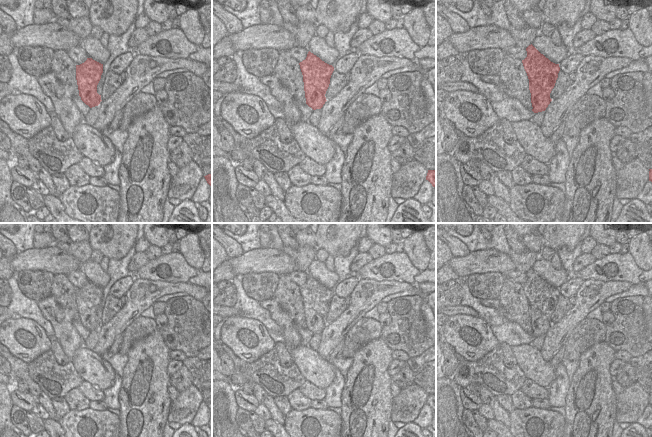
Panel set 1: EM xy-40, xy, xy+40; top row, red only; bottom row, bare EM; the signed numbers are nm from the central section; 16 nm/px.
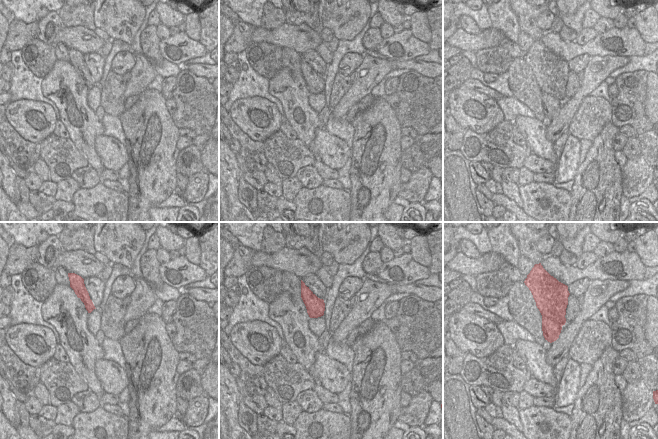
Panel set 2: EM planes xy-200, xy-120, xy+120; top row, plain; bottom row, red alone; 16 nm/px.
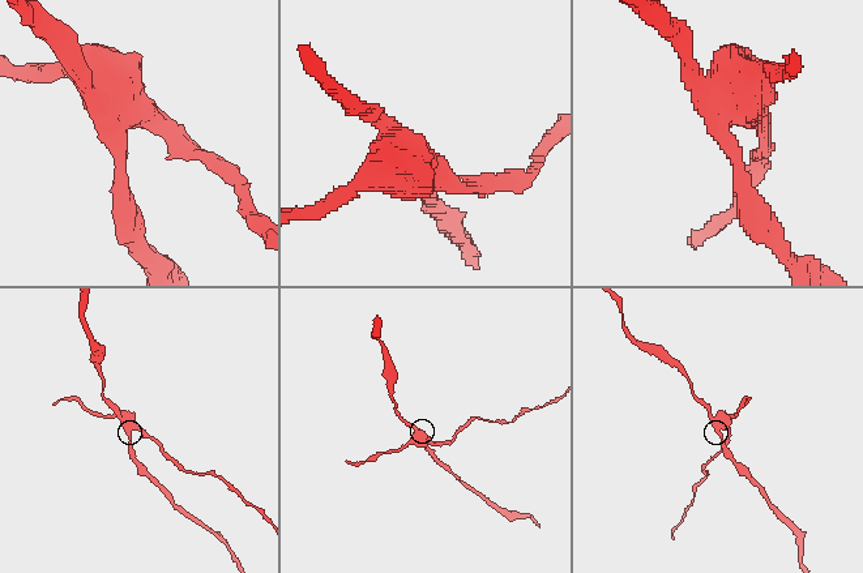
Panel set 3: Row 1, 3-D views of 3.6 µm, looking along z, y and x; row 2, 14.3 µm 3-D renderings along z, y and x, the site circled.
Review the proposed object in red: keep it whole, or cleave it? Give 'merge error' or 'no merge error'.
merge error

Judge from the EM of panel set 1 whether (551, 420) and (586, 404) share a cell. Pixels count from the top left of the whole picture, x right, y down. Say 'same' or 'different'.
different

